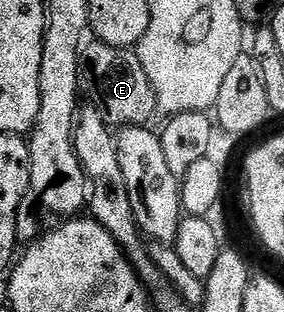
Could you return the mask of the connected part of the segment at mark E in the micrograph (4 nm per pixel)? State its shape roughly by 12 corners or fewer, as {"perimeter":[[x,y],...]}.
{"perimeter":[[133,49],[80,50],[84,96],[110,127],[148,126],[157,96]]}

